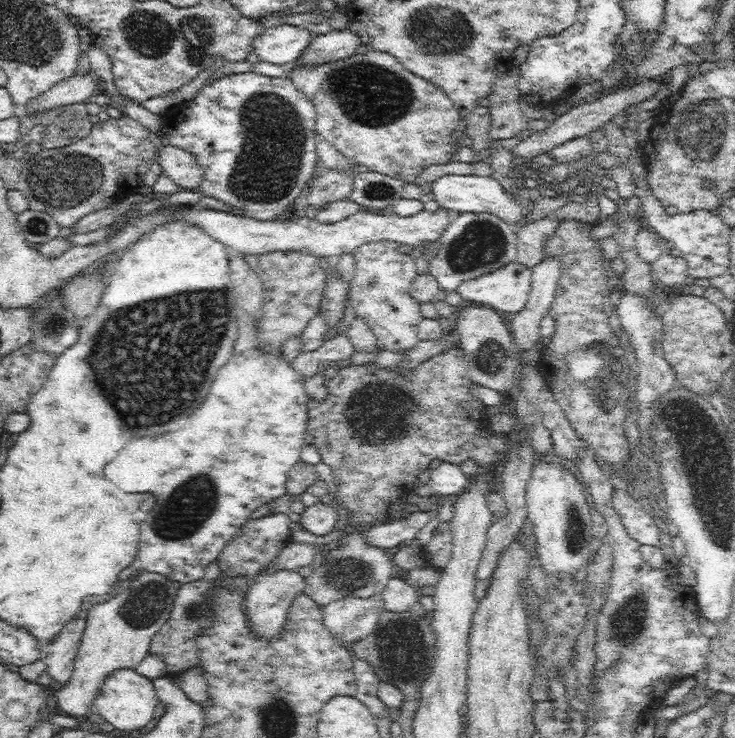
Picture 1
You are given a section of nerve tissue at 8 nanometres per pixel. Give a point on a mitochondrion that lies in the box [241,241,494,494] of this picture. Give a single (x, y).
(380, 413)

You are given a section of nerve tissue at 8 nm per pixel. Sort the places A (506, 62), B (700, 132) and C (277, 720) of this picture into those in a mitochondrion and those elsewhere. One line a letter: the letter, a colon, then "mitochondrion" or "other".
A: other
B: mitochondrion
C: mitochondrion

